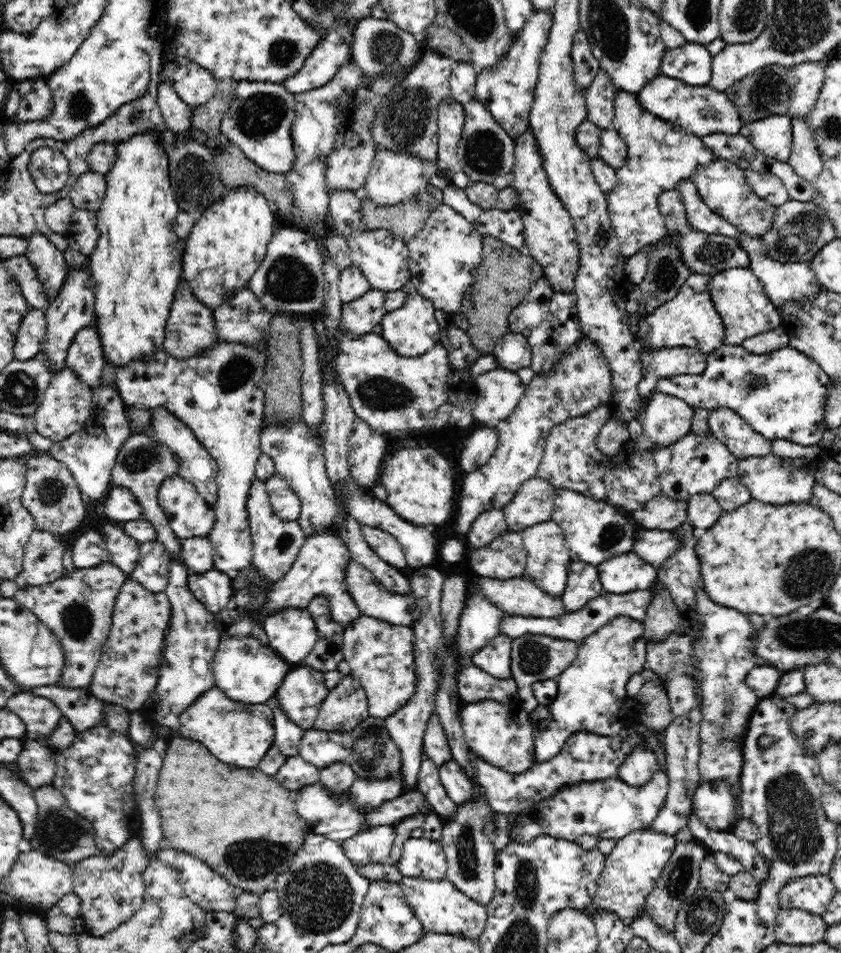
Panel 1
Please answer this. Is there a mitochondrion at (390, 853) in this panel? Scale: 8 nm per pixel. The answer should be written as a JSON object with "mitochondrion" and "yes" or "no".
{"mitochondrion":"no"}

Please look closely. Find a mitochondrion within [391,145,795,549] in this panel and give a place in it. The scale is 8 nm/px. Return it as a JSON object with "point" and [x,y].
{"point":[715,252]}

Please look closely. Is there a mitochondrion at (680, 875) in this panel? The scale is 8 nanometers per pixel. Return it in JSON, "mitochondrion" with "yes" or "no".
{"mitochondrion":"yes"}

